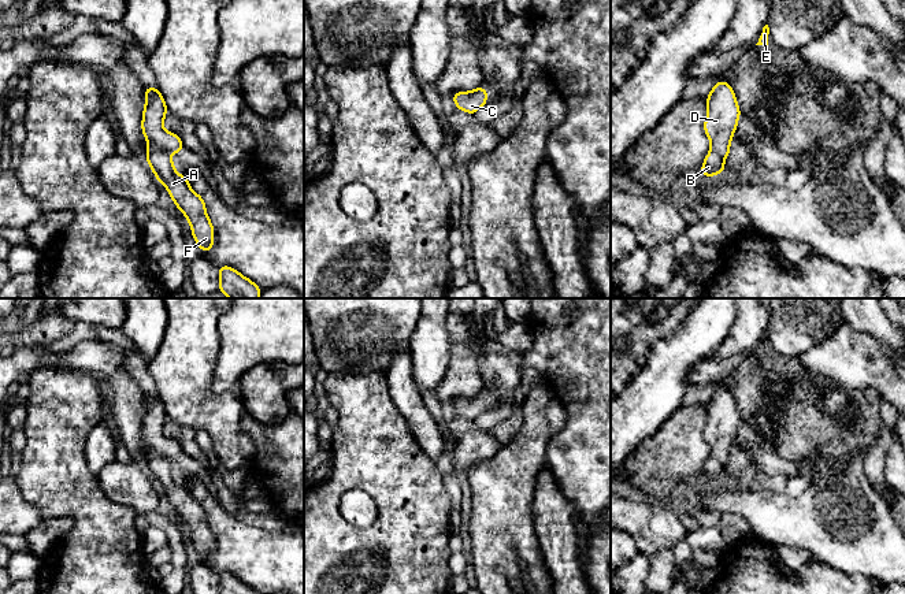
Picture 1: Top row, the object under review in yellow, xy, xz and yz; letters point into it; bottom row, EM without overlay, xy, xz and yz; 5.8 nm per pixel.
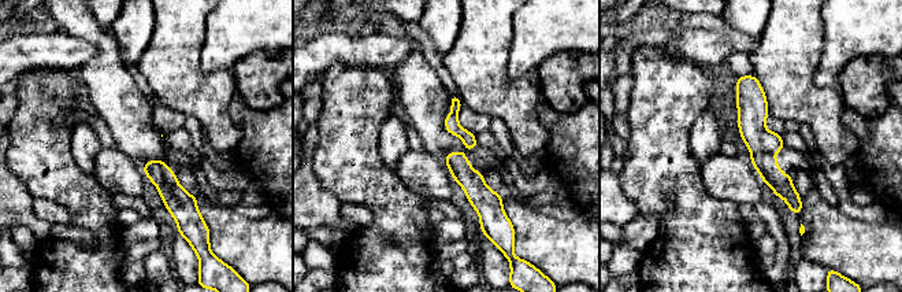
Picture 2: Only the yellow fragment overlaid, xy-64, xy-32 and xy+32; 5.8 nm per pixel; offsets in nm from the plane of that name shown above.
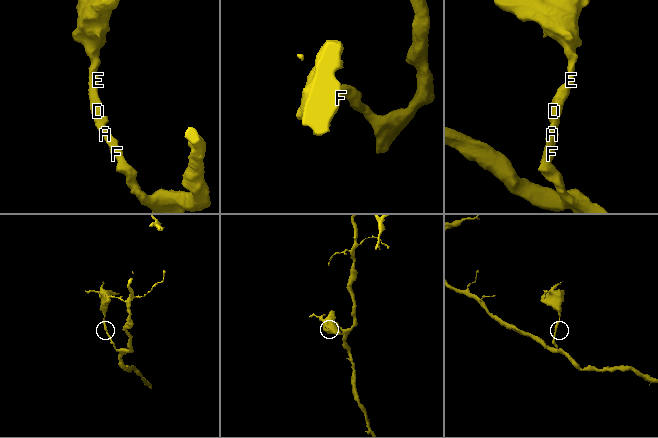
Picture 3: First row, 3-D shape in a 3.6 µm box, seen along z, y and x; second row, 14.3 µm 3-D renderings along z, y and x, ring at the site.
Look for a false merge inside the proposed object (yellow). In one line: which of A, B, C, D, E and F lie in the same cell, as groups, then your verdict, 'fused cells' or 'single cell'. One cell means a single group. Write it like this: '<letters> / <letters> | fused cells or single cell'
A B C D E F | single cell

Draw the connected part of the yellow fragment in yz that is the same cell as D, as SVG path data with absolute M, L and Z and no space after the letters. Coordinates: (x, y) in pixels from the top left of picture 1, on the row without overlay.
M719 387L706 404L708 420L704 438L711 446L711 459L705 463L700 480L713 483L726 478L723 468L730 460L730 449L741 423L735 400L726 387Z

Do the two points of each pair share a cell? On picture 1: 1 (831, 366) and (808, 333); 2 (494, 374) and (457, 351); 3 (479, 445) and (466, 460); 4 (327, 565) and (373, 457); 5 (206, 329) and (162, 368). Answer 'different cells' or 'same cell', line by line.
1: different cells
2: different cells
3: same cell
4: same cell
5: same cell

